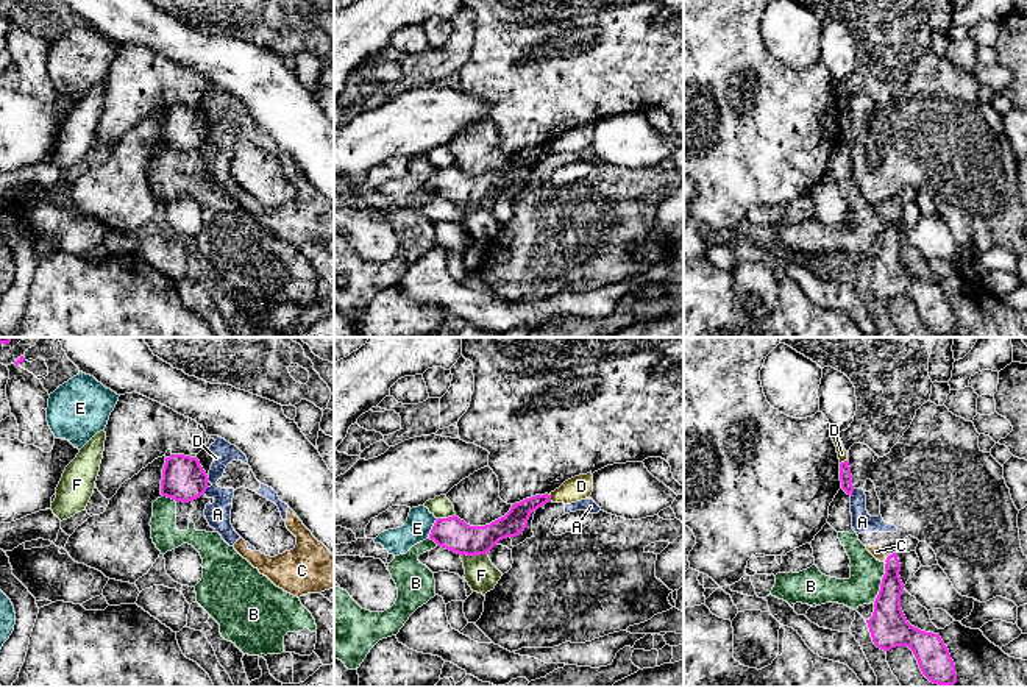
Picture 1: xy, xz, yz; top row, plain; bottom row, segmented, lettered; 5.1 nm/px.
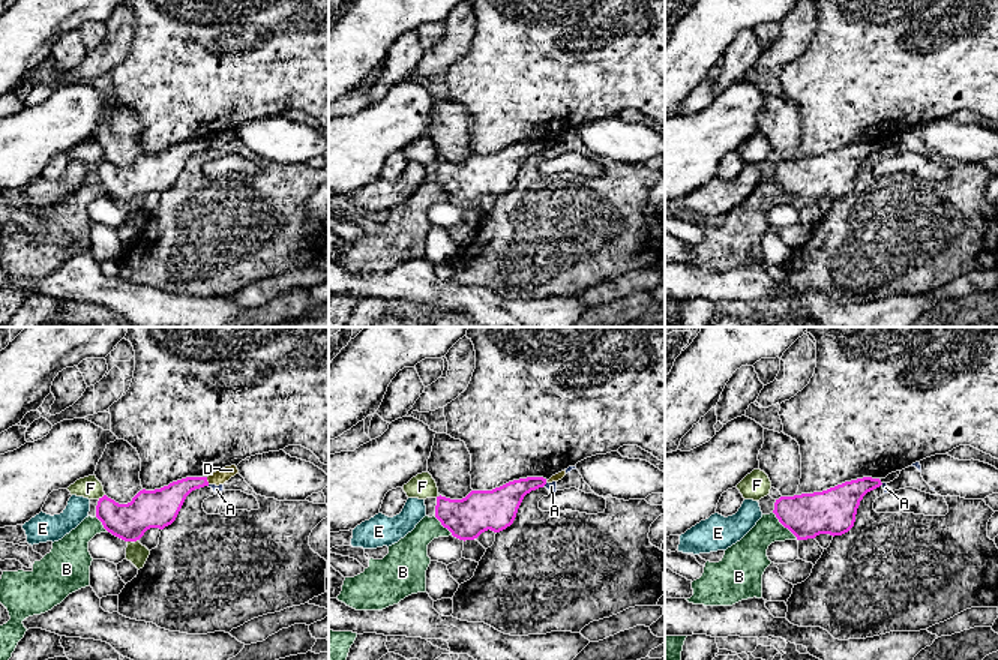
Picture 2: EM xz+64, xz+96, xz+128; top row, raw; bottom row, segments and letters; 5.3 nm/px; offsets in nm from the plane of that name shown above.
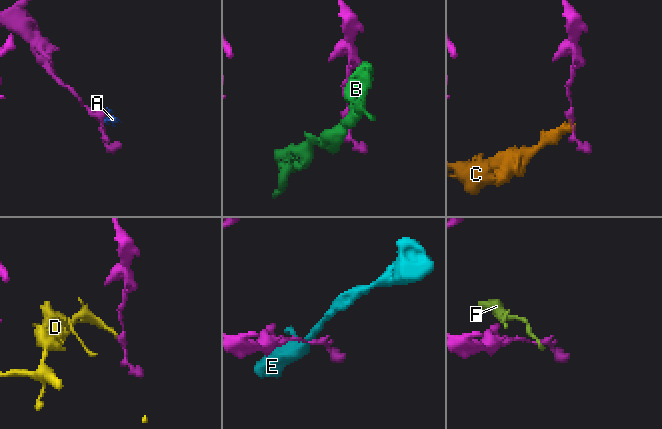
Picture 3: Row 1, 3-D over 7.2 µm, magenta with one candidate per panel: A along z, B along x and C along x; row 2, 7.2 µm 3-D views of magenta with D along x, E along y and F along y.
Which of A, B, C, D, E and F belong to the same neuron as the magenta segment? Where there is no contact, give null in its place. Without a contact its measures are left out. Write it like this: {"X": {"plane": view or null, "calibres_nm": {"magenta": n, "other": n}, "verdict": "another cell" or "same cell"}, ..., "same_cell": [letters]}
{"A": {"plane": "yz", "calibres_nm": {"magenta": 60, "other": 110}, "verdict": "another cell"}, "B": {"plane": "yz", "calibres_nm": {"magenta": 200, "other": 170}, "verdict": "another cell"}, "C": {"plane": "yz", "calibres_nm": {"magenta": 140, "other": 60}, "verdict": "another cell"}, "D": {"plane": "yz", "calibres_nm": {"magenta": 60, "other": 50}, "verdict": "another cell"}, "E": {"plane": "xz", "calibres_nm": {"magenta": 170, "other": 140}, "verdict": "another cell"}, "F": {"plane": "xz", "calibres_nm": {"magenta": 170, "other": 160}, "verdict": "another cell"}, "same_cell": []}

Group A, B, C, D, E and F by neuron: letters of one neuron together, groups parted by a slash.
A C / B / D / E / F

